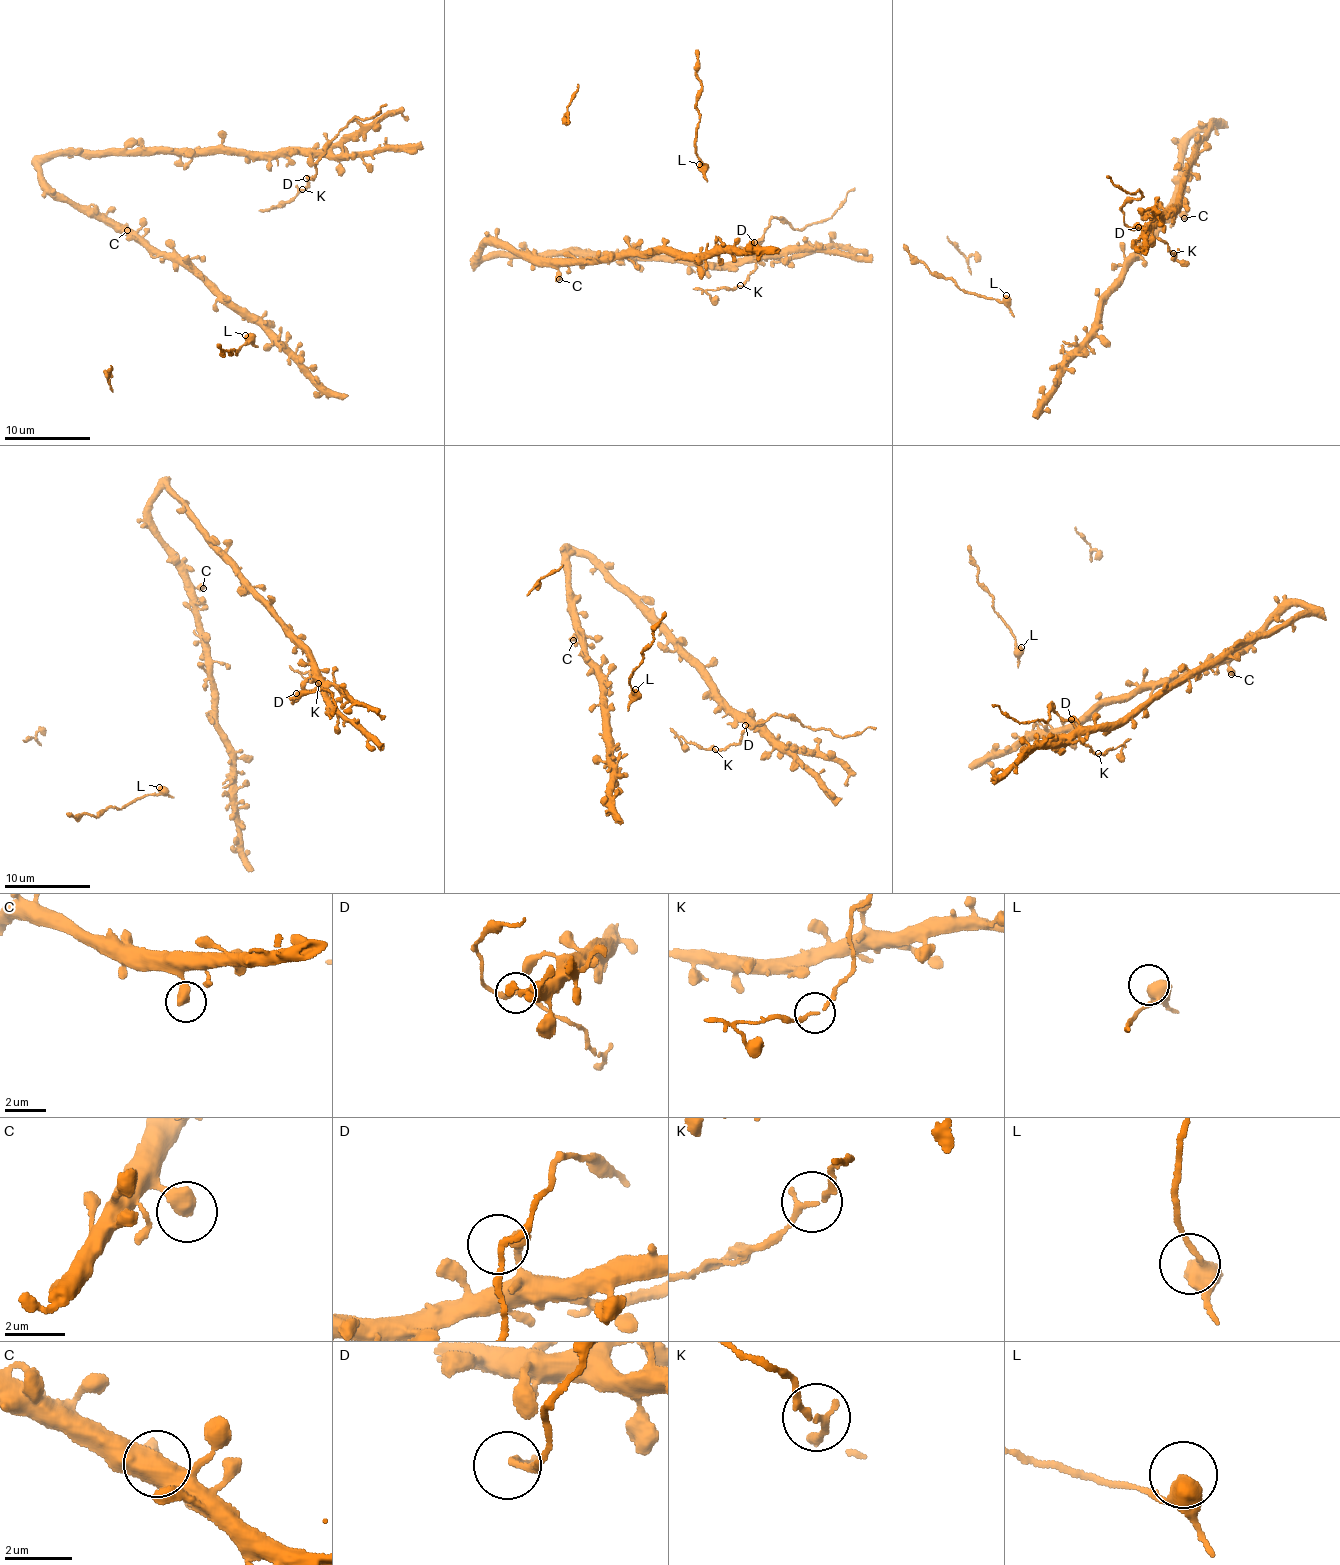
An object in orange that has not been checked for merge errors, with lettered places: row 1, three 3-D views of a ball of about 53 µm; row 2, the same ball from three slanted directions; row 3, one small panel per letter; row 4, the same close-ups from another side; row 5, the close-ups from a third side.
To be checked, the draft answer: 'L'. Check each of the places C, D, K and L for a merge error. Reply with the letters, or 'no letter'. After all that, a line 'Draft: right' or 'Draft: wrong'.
no letter
Draft: wrong

